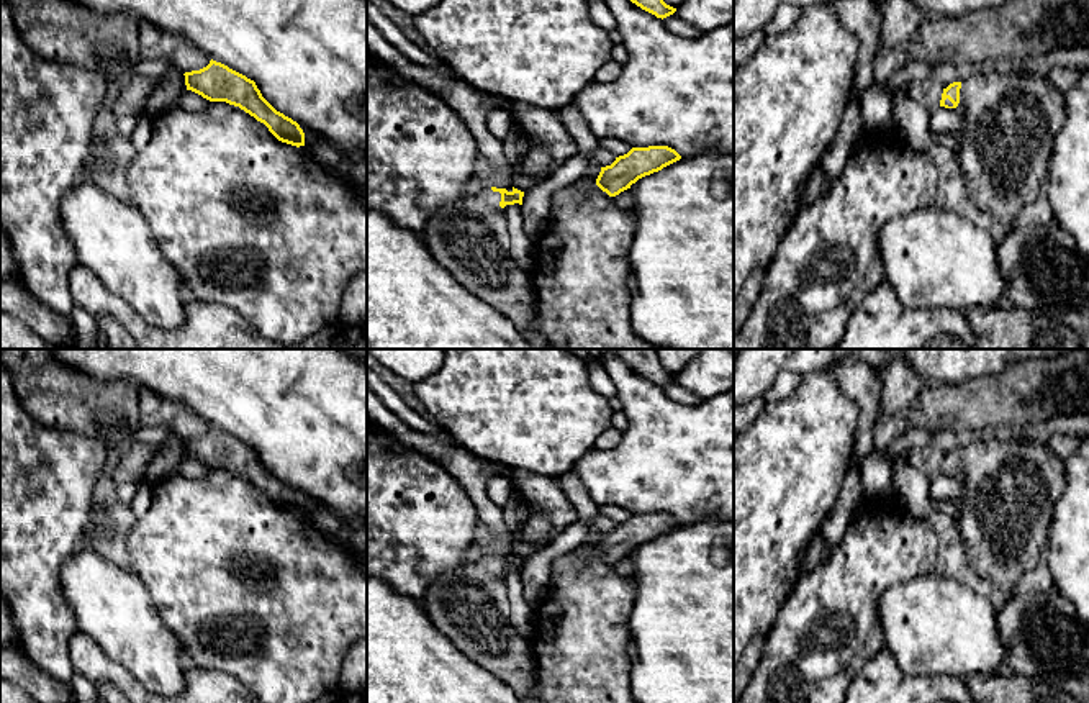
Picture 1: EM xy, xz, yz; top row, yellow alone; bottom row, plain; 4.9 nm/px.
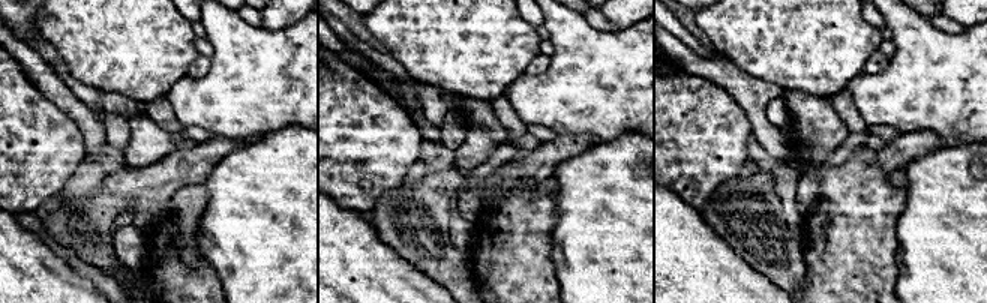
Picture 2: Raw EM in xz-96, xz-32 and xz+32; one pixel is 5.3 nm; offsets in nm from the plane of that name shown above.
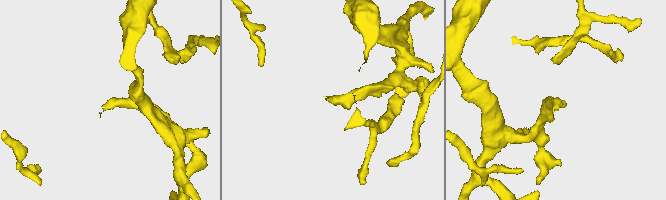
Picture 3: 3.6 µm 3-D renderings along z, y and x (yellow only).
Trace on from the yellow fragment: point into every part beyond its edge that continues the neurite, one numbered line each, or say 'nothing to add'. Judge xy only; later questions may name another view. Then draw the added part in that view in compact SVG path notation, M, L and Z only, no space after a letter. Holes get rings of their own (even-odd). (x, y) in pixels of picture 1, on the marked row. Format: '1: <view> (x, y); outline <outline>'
nothing to add

